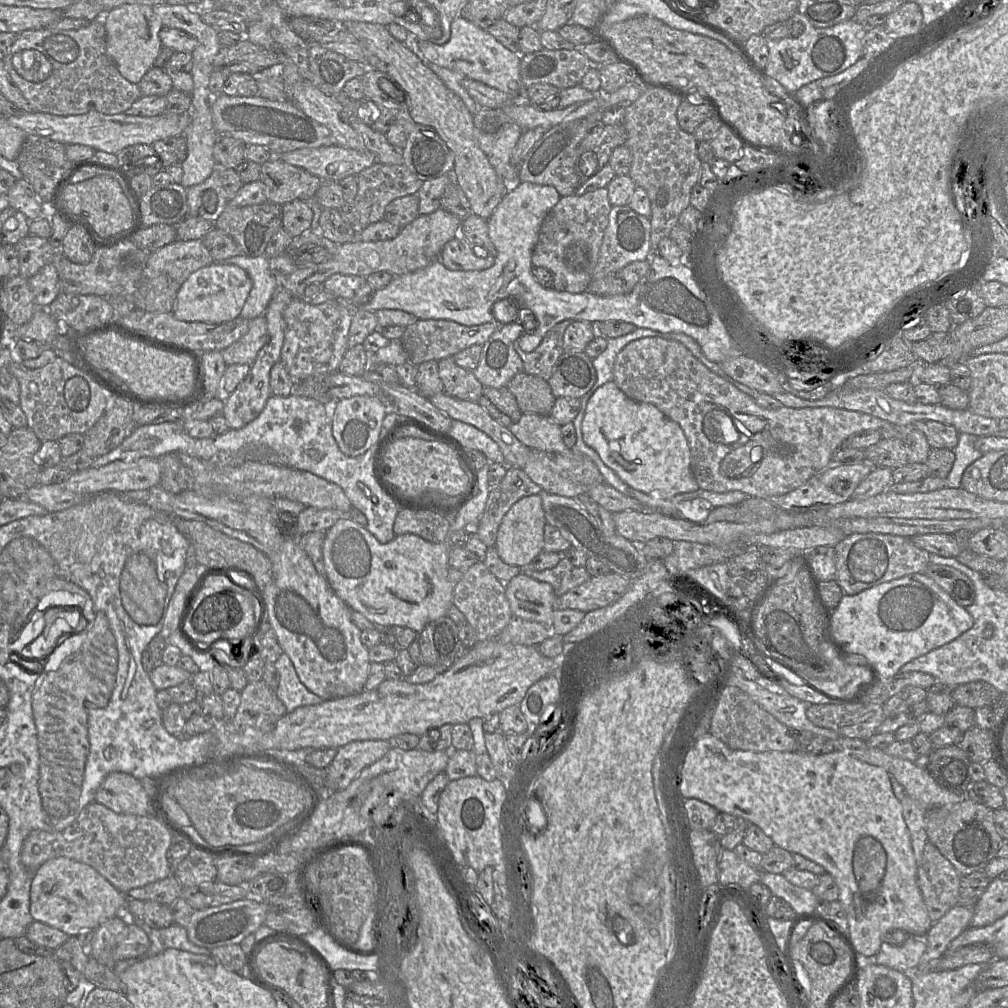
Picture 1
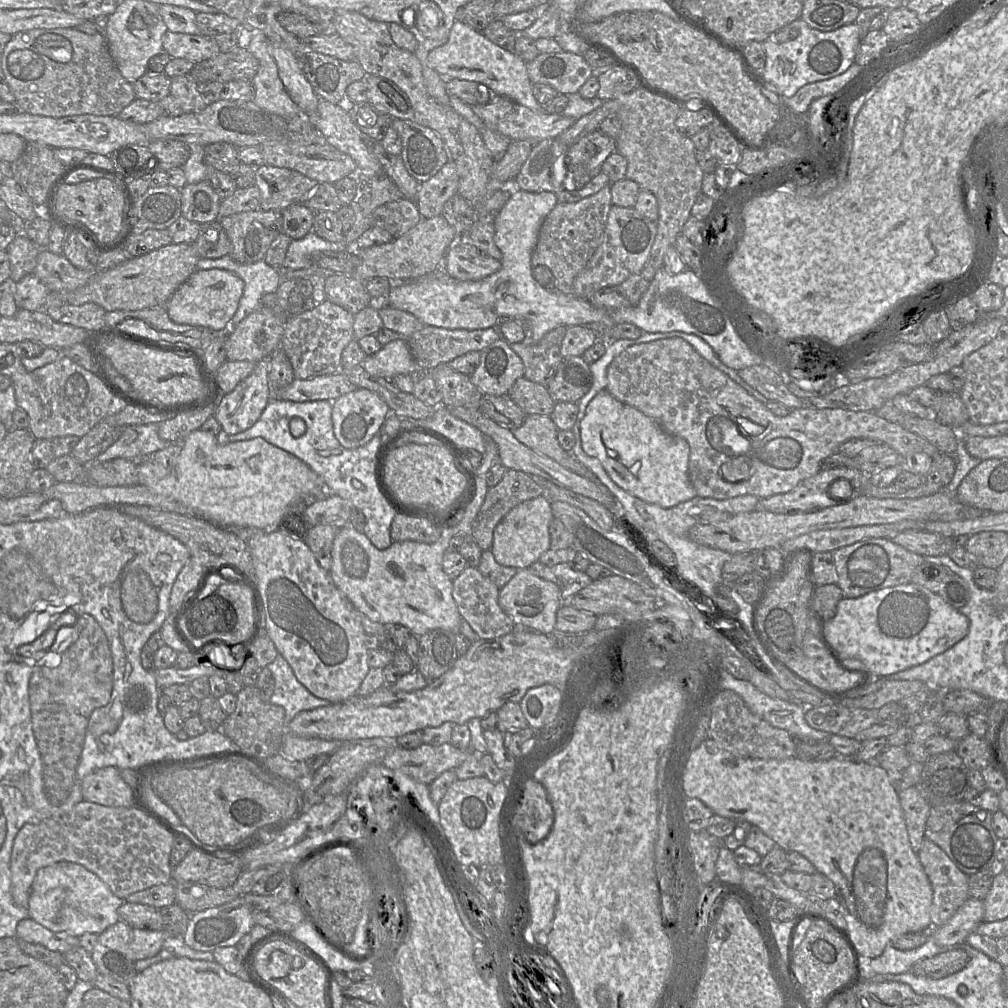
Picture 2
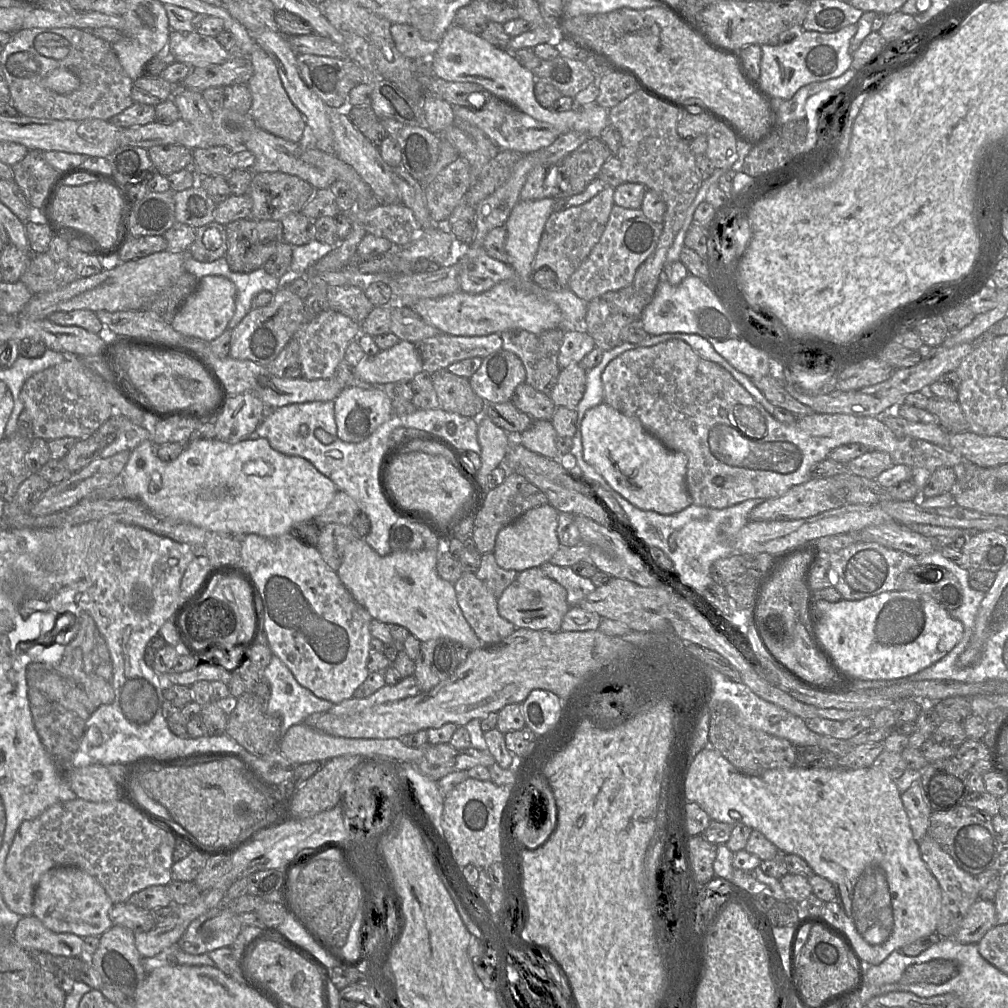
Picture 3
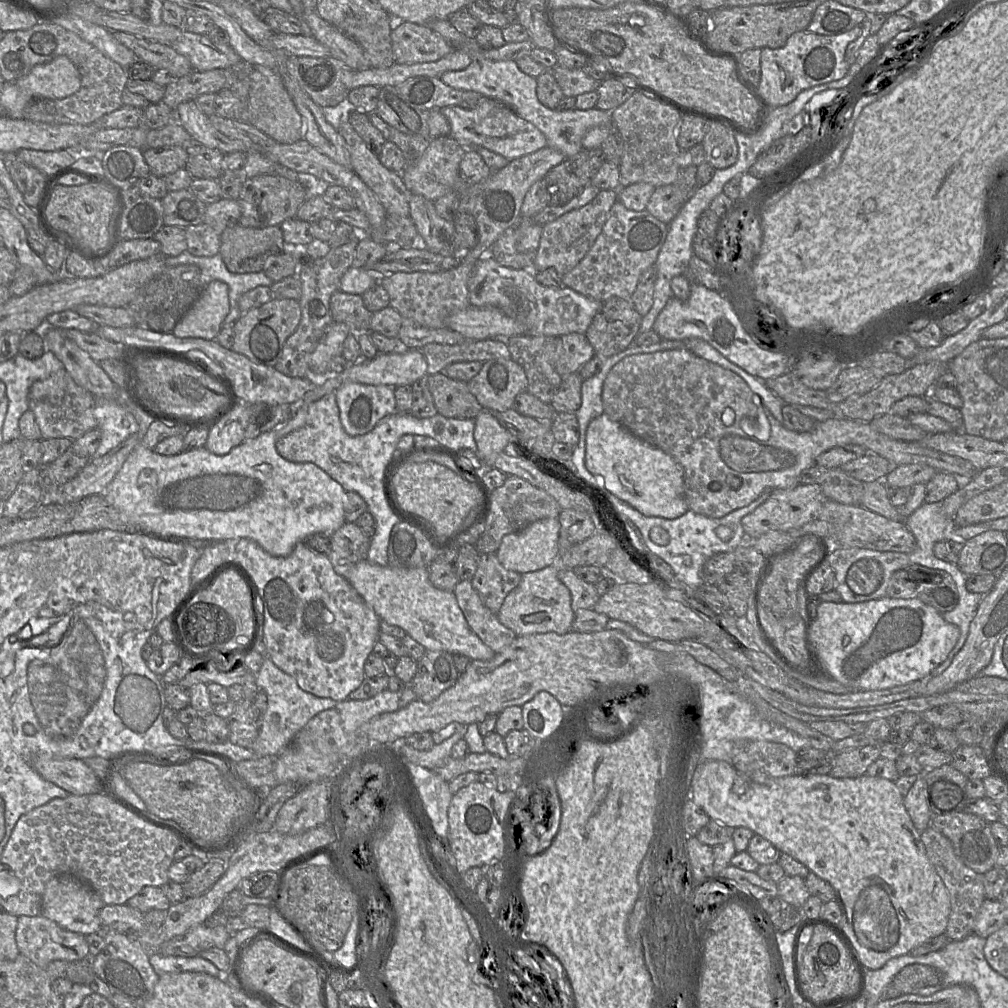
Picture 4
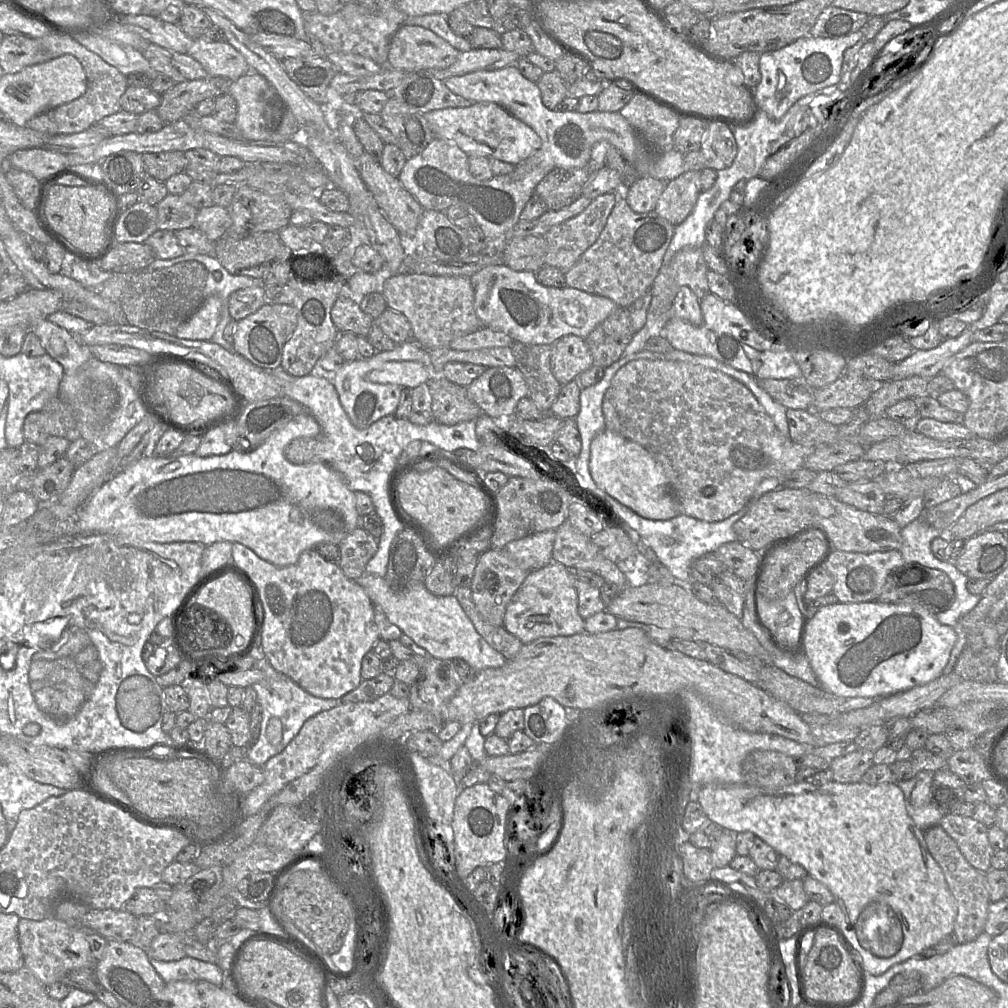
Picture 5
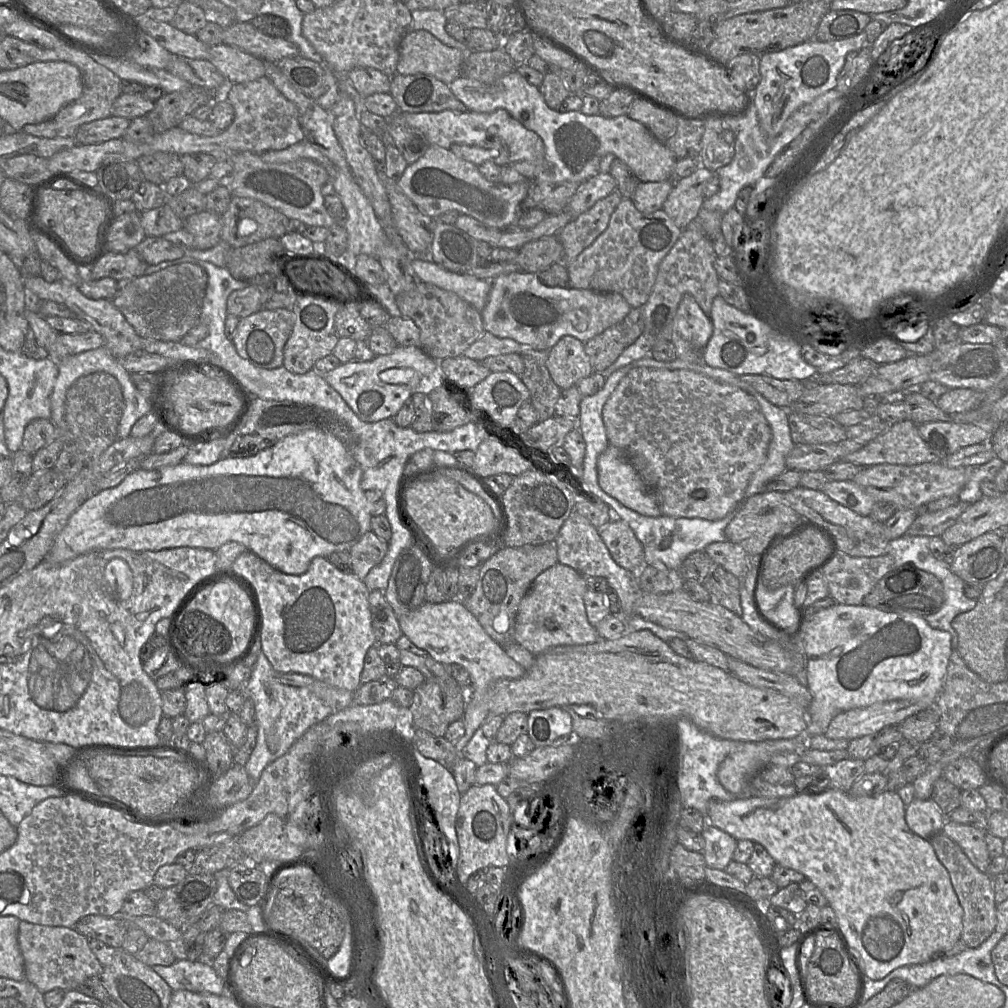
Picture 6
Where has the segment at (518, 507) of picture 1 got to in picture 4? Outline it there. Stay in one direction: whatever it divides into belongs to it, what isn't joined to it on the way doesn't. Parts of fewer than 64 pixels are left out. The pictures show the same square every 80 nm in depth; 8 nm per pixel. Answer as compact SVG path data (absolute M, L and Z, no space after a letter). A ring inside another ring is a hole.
M557 517L532 522L503 537L496 551L504 568L525 574L556 564L559 558L560 523Z

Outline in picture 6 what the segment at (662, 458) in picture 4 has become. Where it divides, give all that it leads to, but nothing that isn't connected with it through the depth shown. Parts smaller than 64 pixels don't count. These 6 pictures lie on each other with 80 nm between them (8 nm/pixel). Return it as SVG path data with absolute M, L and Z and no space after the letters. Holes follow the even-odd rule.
M608 445L597 460L597 473L601 489L625 507L643 516L661 516L652 490L622 450Z

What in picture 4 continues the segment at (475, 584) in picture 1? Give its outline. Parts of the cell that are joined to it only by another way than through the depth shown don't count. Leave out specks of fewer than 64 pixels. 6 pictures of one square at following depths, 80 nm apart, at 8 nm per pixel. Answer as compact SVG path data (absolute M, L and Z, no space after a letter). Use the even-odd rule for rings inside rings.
M460 580L454 588L454 594L470 628L495 653L515 640L517 635L484 605L470 580Z

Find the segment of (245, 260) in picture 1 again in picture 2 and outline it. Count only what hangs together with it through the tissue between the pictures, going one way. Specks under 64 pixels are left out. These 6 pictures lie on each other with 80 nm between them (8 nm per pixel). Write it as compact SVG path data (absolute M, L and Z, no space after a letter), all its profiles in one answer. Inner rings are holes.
M230 255L217 259L200 258L196 264L197 270L224 269L239 276L244 282L244 291L234 314L230 328L235 327L245 317L261 306L261 298L268 293L276 293L282 282L282 274L278 269L268 265L264 259L242 264L236 262Z

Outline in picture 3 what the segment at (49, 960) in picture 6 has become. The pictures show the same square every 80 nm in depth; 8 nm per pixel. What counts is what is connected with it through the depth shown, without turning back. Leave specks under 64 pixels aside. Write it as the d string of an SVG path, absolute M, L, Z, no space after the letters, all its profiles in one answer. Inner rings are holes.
M23 916L13 933L13 941L25 951L42 951L56 956L84 957L84 940L73 933L56 933L46 928L35 916Z

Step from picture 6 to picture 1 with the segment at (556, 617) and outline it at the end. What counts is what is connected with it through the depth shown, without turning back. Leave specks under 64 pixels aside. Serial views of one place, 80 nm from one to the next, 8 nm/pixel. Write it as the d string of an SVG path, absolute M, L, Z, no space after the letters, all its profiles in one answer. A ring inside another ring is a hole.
M520 573L506 584L506 597L513 615L552 627L557 596L549 583Z

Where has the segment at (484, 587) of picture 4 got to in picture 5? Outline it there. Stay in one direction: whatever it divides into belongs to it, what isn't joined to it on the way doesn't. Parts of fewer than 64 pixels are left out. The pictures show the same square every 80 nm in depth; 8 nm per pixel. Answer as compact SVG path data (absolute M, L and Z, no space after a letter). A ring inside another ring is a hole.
M488 549L479 555L471 590L473 601L487 623L497 627L503 626L506 608L530 572L532 571L521 569L505 549Z

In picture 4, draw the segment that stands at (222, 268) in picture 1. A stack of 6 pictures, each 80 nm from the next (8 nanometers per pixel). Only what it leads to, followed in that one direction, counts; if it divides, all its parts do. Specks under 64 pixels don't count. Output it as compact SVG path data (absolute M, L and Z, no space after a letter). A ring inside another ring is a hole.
M219 280L210 282L177 322L173 334L178 338L215 340L230 311L228 292L226 283Z

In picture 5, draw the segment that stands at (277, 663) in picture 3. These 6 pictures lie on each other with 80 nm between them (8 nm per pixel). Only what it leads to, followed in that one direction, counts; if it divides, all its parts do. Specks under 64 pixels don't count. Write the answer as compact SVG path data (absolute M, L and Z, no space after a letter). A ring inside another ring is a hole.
M286 675L284 679L263 678L252 687L257 693L257 703L262 707L260 735L256 743L247 747L247 759L256 766L263 766L271 757L281 753L306 720L341 704L341 699L325 699L311 695Z

